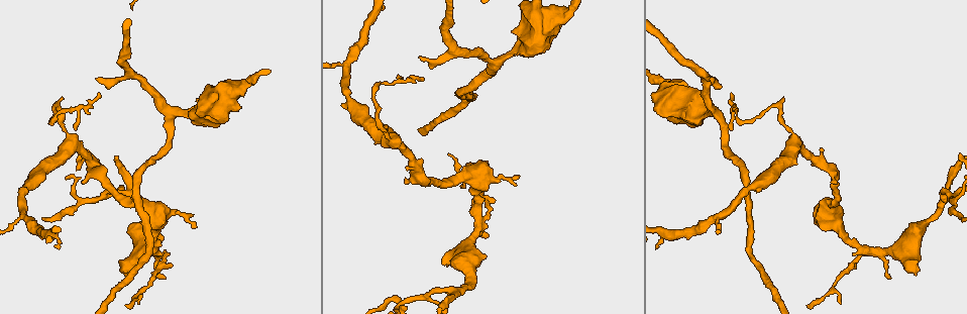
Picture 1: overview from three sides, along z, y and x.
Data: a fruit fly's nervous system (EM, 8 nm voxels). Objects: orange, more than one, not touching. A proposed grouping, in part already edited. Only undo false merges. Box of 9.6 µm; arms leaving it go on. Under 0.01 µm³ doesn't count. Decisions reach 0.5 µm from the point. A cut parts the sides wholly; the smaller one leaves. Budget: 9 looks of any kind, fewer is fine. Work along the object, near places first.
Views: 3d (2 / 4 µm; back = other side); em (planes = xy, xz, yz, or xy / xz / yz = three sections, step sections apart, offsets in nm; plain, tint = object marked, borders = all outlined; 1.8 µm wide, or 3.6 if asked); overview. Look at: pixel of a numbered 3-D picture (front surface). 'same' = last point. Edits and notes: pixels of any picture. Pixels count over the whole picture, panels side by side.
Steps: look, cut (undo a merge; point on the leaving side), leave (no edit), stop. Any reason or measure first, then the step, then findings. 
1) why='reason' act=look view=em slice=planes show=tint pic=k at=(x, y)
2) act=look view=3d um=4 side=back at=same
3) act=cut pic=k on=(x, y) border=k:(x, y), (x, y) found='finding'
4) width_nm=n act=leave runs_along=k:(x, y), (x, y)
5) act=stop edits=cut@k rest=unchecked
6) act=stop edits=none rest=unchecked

why='abrupt turn' act=look view=em slice=yz step=8 show=tint pic=1 at=(377, 120)

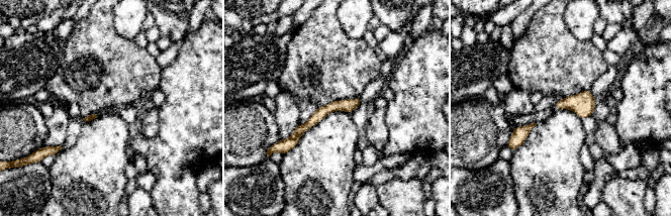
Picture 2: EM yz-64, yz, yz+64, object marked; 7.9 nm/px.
act=look view=em slice=xz step=4 show=tint at=same

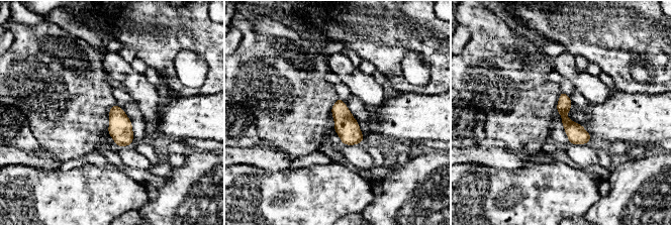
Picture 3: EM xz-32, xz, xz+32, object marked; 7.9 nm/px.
act=leave found='one neuron here'

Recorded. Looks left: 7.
why='a fork' act=look view=3d um=2 side=back pic=1 at=(721, 214)

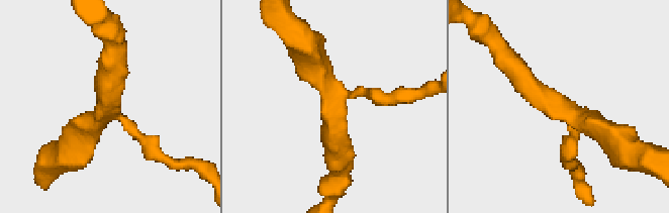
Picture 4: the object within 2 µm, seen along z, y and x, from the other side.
arms=3 act=look view=em slice=planes show=plain pic=4 at=(111, 110)

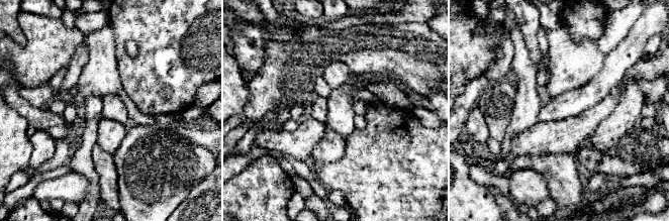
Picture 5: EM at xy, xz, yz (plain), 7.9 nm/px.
why='where the object lies' act=look view=em slice=planes show=tint at=same

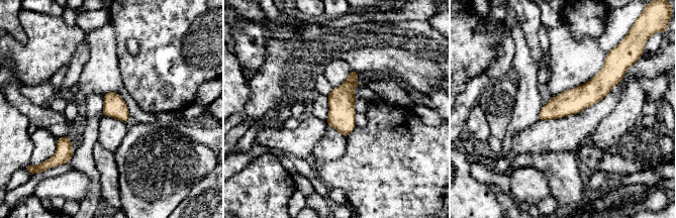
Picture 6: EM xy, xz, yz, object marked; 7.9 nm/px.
width_nm=170 act=leave found='continuous, no second neuron'

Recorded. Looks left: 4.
why='abrupt turn' act=look view=3d um=4 pic=1 at=(869, 251)

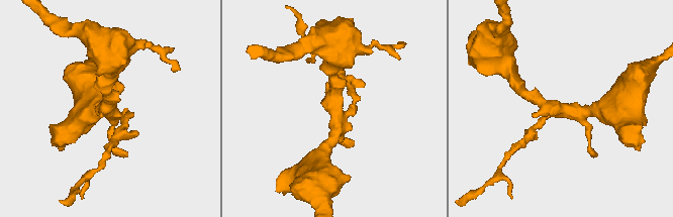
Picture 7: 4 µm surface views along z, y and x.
act=look view=em slice=planes show=borders pic=7 at=(108, 107)

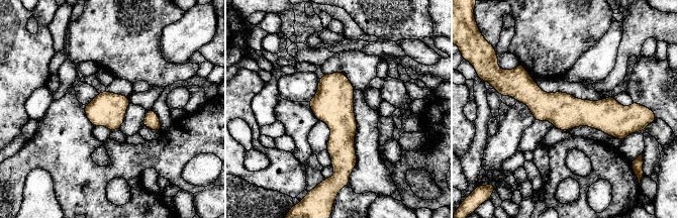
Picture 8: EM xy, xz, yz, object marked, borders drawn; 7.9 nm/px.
act=leave runs_along=8:(506, 93), (625, 113) found='all the same neuron'

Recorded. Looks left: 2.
why='sudden change in width' act=look view=em slice=xz step=16 show=tint pic=1 at=(572, 9)

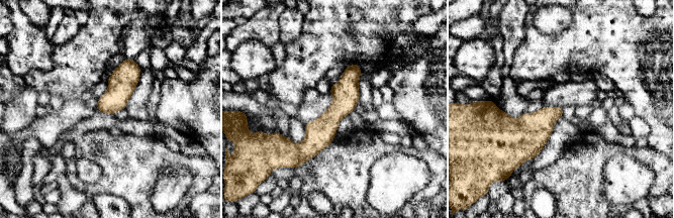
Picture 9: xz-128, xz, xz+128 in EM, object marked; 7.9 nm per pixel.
act=look view=em slice=planes show=tint at=same

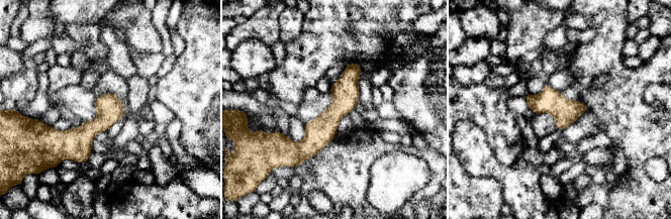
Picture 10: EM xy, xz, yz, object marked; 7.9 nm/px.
act=leave runs_along=10:(357, 67), (329, 119), (303, 145), (283, 142) found='all the same neuron'

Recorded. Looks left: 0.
act=stop edits=none rest=unchecked

